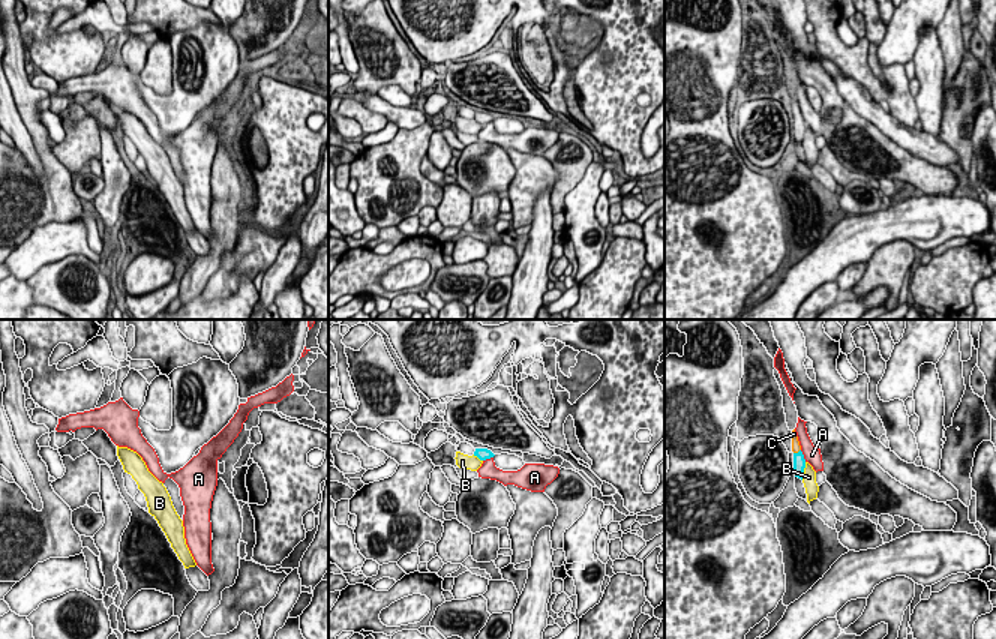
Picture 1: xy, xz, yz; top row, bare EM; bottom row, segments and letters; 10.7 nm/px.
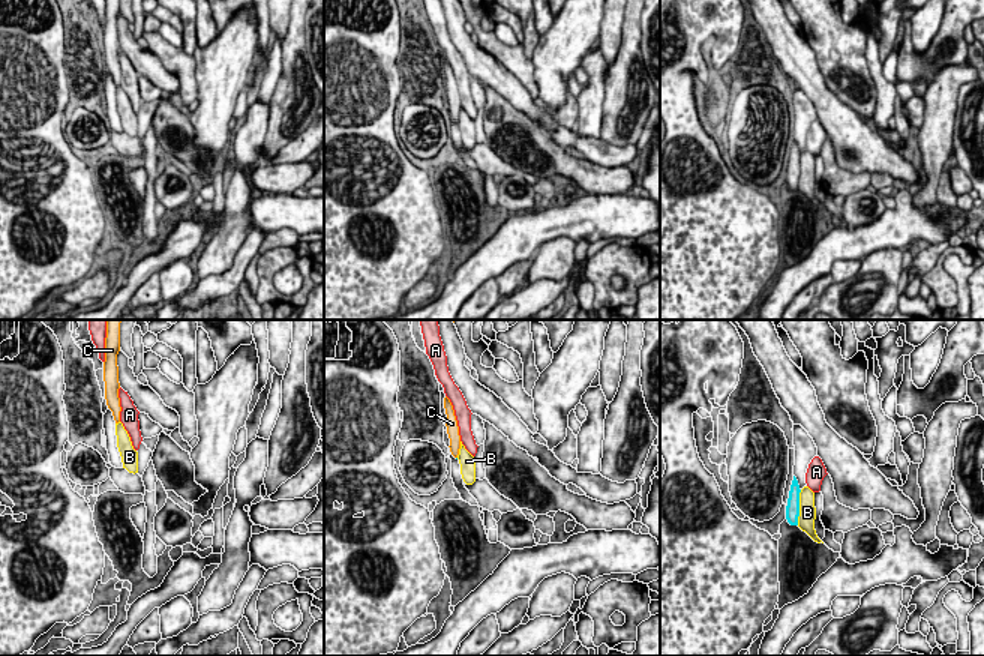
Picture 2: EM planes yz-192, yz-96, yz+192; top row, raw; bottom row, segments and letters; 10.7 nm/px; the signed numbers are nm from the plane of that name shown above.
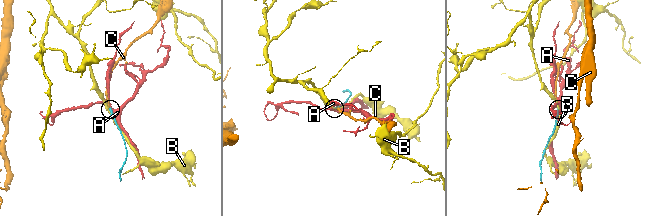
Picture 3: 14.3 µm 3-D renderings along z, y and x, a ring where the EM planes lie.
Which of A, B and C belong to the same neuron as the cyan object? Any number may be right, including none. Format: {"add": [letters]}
{"add": ["C"]}

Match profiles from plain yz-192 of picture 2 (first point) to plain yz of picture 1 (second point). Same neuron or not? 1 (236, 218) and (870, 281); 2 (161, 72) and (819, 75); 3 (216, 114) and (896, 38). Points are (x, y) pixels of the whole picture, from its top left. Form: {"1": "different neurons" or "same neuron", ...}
{"1": "same neuron", "2": "different neurons", "3": "same neuron"}

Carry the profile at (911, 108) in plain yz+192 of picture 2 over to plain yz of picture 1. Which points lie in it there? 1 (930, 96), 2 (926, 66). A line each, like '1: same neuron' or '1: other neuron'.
1: other neuron
2: other neuron

